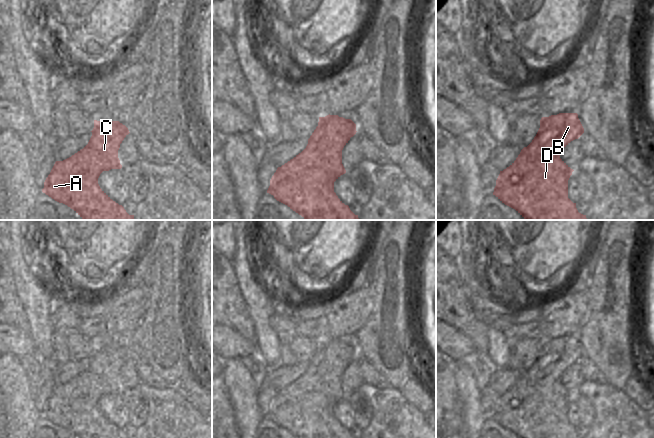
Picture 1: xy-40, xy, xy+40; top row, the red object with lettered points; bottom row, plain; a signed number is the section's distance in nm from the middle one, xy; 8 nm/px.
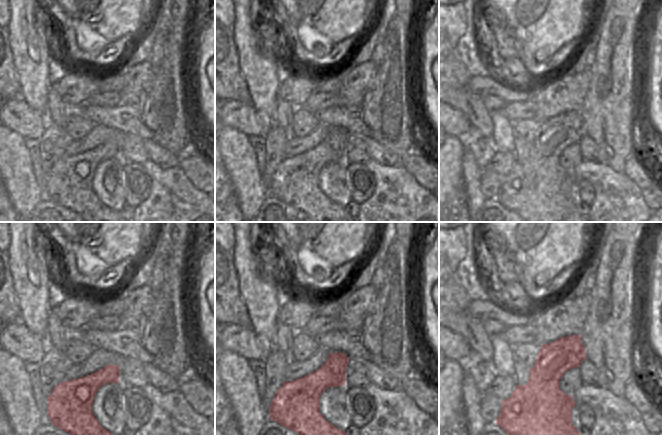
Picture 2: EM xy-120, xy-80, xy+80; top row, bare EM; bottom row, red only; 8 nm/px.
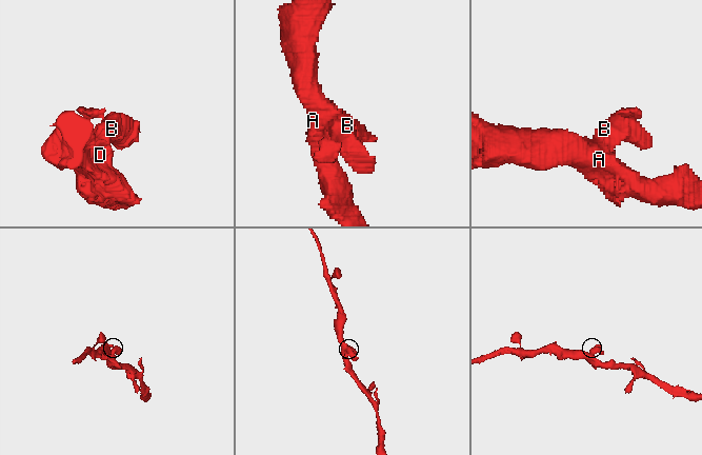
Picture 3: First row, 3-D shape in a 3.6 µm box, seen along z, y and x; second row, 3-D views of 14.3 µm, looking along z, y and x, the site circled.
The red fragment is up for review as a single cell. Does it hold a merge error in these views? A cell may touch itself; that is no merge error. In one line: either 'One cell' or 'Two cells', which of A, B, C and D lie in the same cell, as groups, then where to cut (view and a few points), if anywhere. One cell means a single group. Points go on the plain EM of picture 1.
One cell. Groups: A B C D. No split

